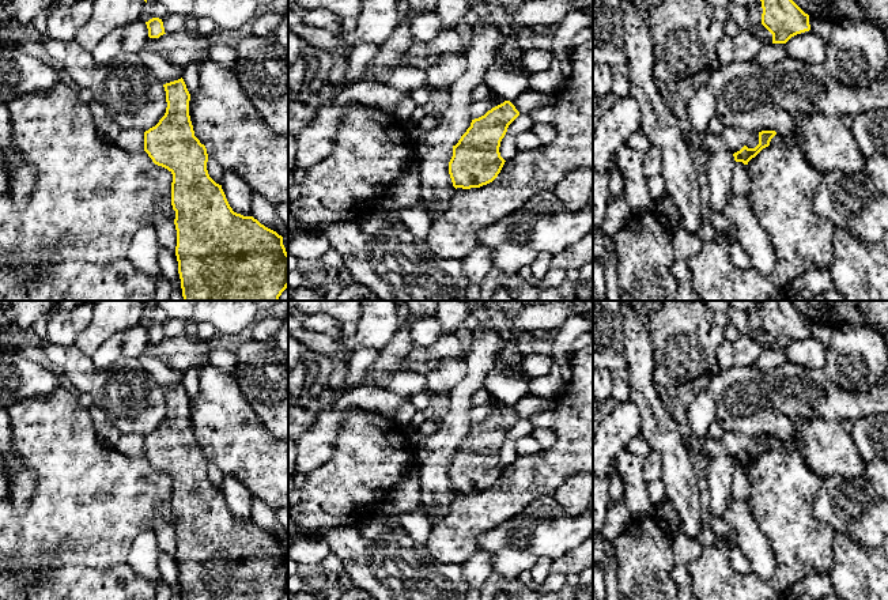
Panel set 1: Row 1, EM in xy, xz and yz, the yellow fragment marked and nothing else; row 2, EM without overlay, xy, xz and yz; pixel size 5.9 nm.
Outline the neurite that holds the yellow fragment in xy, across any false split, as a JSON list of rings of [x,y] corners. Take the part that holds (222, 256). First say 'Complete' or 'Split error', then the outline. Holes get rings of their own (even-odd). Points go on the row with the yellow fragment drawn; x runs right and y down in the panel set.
Complete. [[[184,79],[163,84],[166,91],[166,113],[159,122],[144,132],[144,151],[158,166],[173,174],[171,205],[175,211],[178,273],[184,301],[279,301],[288,287],[288,253],[283,237],[265,227],[253,216],[237,214],[230,207],[222,185],[208,174],[208,154],[194,136],[189,116],[190,94]]]

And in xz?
Complete. [[[505,101],[472,120],[471,127],[453,146],[449,162],[449,174],[456,189],[480,188],[498,177],[506,162],[499,152],[500,141],[518,116],[515,106]]]

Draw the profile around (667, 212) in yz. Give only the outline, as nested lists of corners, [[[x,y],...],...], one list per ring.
[[[668,197],[664,203],[658,204],[654,212],[658,220],[669,233],[673,233],[679,229],[677,207],[670,197]]]

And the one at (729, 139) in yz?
[[[725,127],[718,135],[704,133],[703,139],[698,143],[699,147],[707,151],[707,155],[717,151],[729,151],[734,154],[744,146],[755,148],[757,144],[759,132],[738,131],[732,127]]]

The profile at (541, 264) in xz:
[[[540,252],[534,261],[529,265],[532,275],[536,279],[544,279],[551,269],[552,254]]]

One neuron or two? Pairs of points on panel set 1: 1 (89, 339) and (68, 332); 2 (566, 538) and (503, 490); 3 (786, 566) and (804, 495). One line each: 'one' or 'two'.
1: two
2: two
3: one

